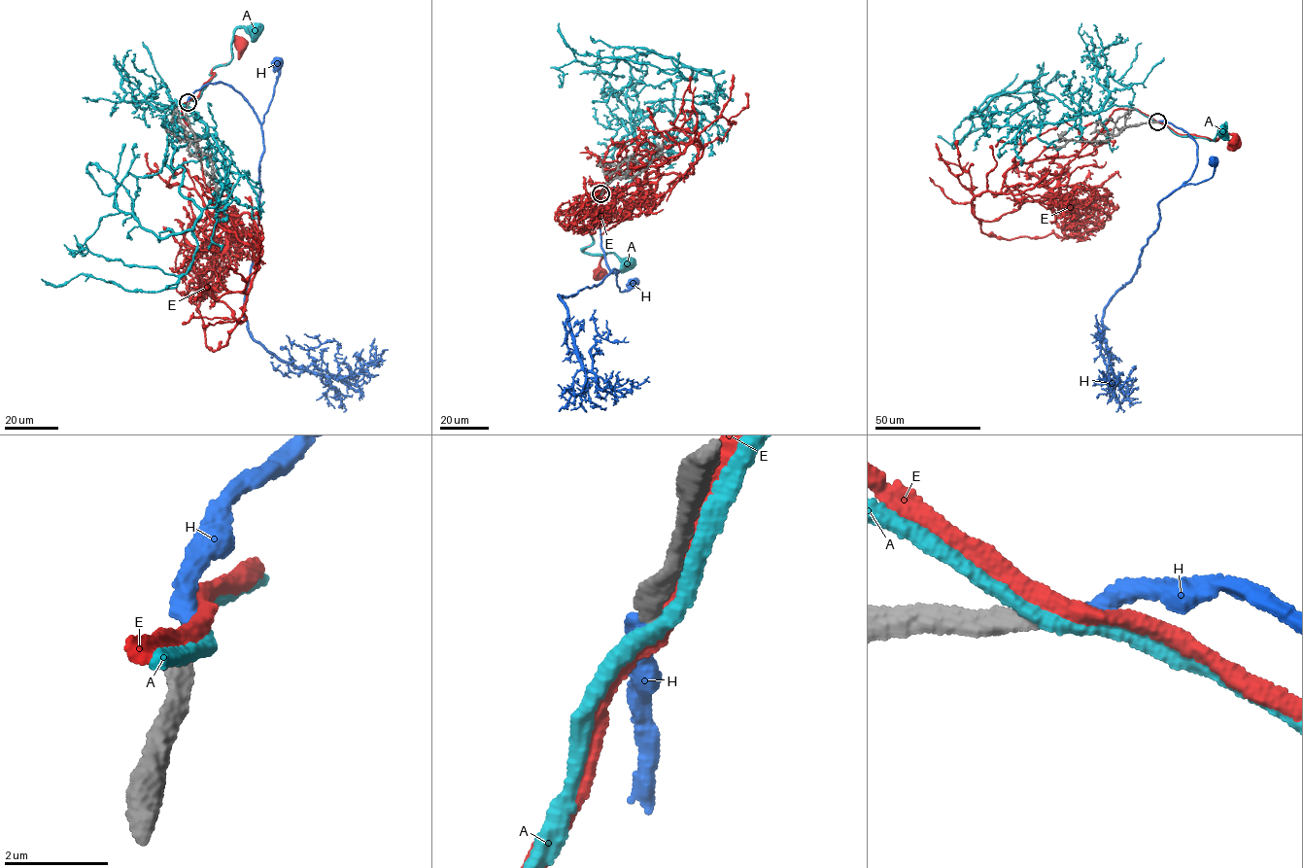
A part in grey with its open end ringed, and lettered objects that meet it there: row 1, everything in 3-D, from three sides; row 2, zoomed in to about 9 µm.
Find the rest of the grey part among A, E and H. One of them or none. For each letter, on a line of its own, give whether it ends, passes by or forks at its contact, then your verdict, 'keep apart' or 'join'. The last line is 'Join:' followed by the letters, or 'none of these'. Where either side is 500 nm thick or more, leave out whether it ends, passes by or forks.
A: it passes by; keep apart
E: it passes by; keep apart
H: it ends there; join
Join: H

